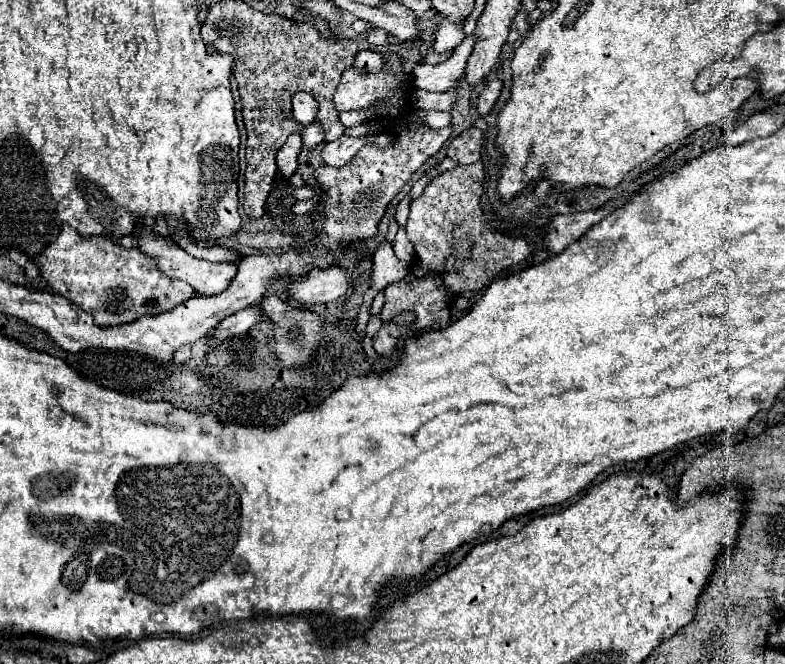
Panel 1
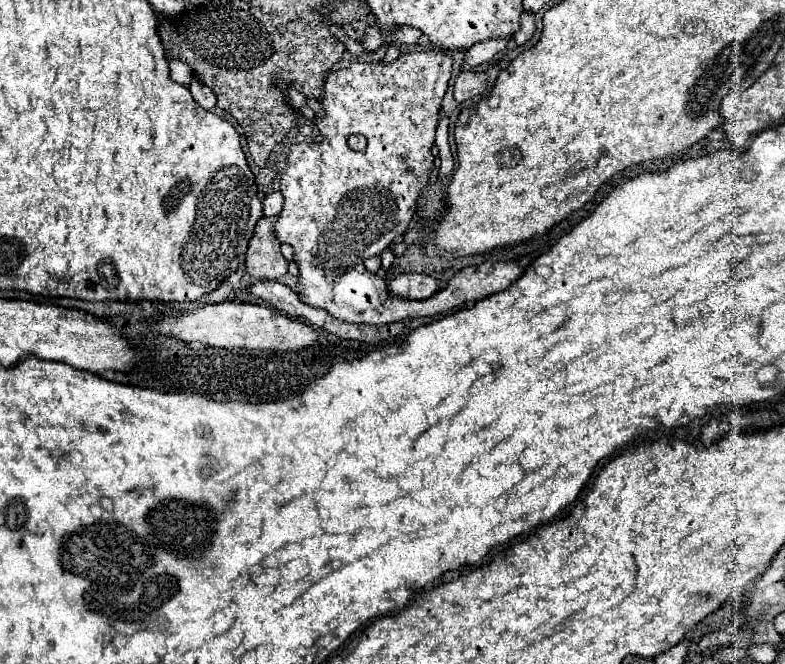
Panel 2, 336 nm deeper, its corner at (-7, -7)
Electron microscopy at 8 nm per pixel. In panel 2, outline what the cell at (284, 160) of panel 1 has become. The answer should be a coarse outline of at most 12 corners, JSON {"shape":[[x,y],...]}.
{"shape":[[261,218],[245,266],[261,280],[287,274],[273,236],[275,218]]}

